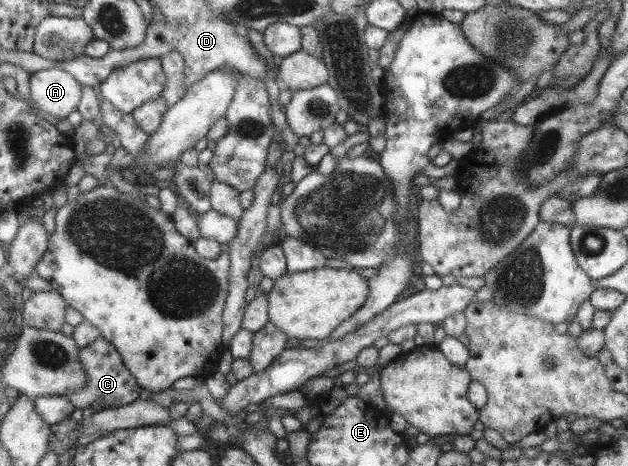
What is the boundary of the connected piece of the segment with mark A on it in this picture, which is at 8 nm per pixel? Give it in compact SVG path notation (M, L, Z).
M51 67L29 75L30 98L41 111L59 118L67 118L79 104L82 86L72 79L70 73L63 72L58 67Z

